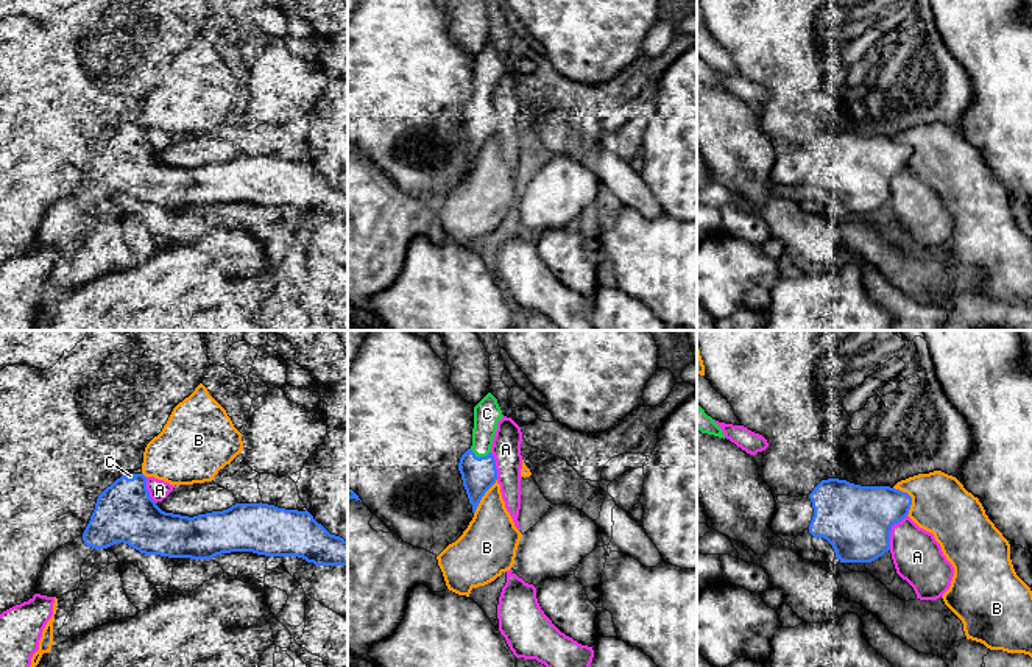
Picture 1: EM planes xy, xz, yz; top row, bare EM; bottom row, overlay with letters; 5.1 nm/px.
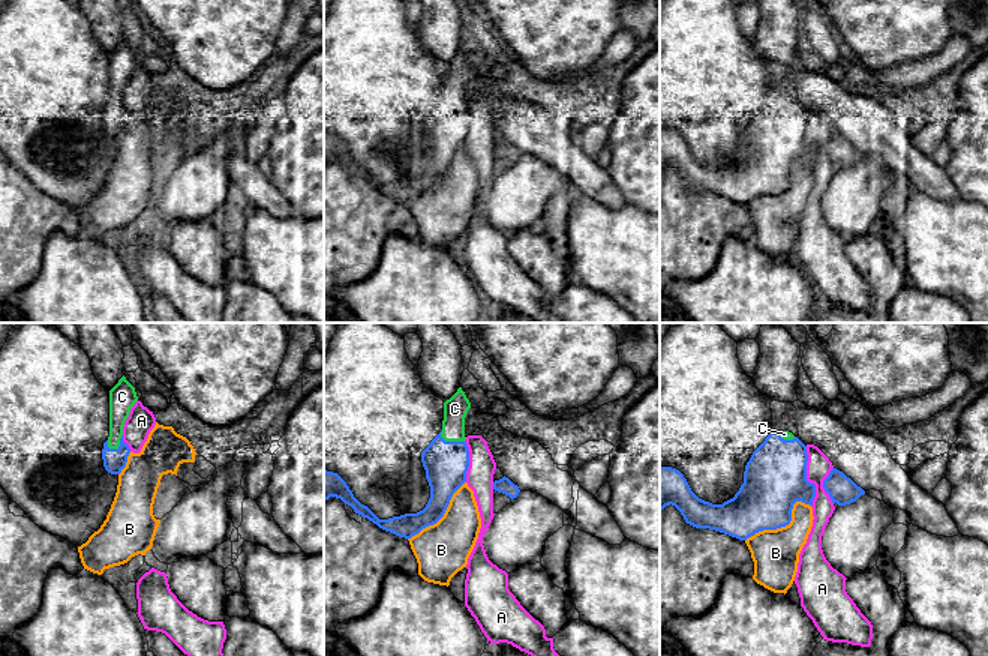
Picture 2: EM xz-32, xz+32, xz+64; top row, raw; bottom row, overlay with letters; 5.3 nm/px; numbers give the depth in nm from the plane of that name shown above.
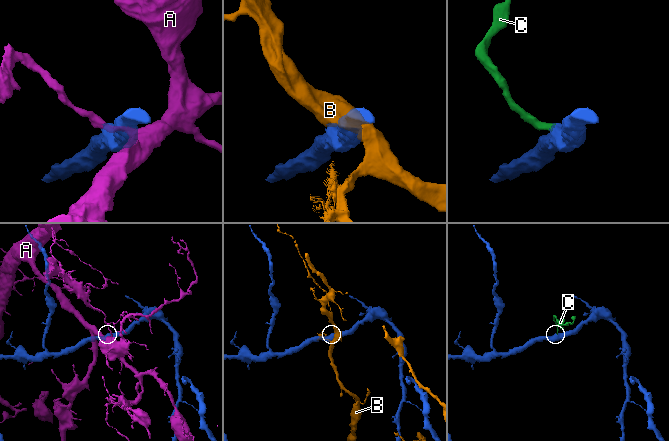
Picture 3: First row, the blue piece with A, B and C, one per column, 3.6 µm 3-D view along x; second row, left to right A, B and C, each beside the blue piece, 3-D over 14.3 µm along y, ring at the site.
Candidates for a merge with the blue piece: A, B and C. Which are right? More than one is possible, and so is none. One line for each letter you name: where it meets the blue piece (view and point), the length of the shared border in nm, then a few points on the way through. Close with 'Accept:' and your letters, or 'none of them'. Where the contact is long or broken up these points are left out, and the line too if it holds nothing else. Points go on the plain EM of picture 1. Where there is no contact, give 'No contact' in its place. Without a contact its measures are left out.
C: Touches blue at xz (480, 108). Shared border 110 nm
Accept: C

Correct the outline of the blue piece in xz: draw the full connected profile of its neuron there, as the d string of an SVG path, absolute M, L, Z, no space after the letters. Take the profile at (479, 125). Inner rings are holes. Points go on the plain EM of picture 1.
M491 44L474 58L472 97L461 106L458 114L472 164L475 164L482 148L497 131L491 97L497 73L502 69L504 65L497 50Z

